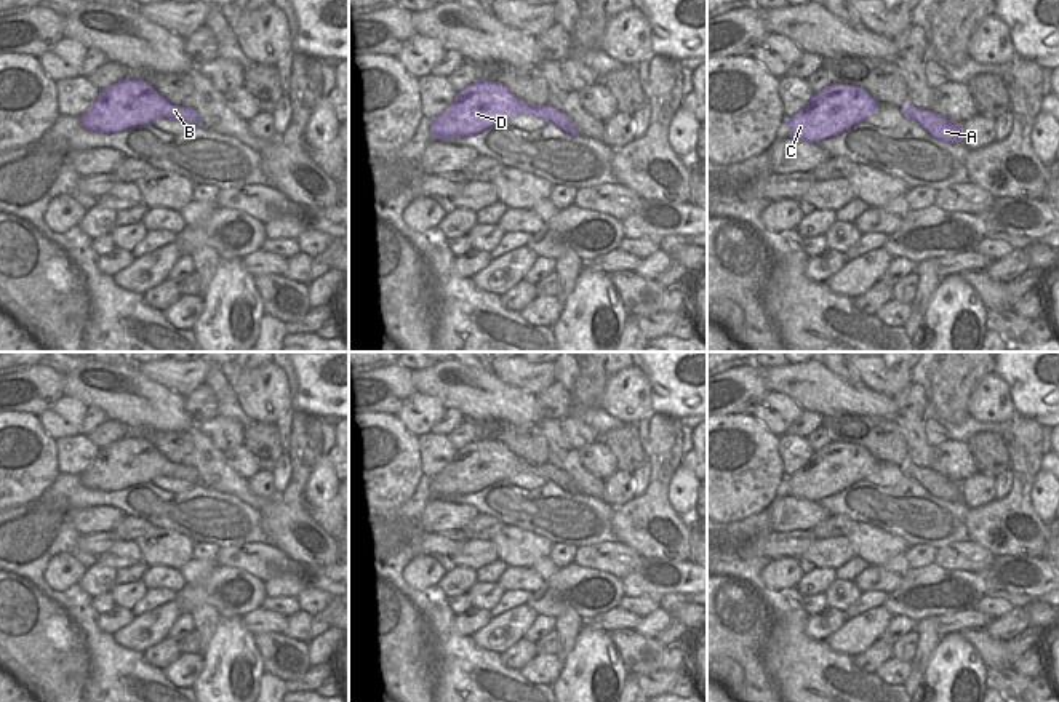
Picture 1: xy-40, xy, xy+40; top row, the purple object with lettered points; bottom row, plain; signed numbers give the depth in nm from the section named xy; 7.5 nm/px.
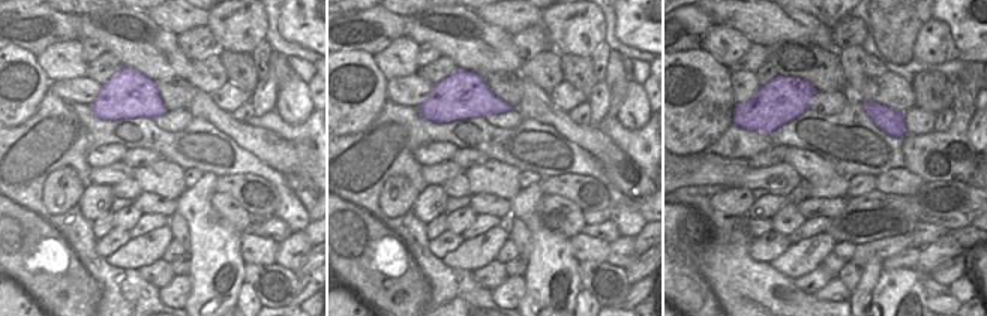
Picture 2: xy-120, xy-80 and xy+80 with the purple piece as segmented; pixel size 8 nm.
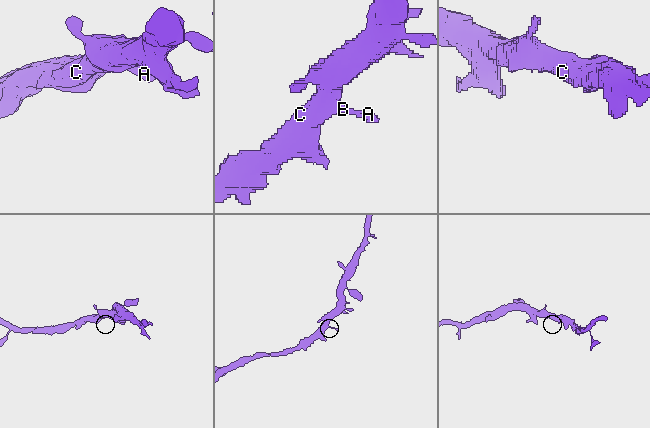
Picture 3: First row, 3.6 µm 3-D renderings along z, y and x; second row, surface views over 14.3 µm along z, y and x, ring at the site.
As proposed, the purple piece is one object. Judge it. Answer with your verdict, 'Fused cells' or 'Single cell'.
Single cell.

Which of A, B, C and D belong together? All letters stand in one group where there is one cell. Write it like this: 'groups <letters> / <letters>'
groups A B C D

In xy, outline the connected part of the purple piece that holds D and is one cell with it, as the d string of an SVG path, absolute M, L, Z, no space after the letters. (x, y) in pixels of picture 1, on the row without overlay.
M477 438L461 448L451 464L432 477L432 491L435 497L443 499L475 494L522 472L531 472L577 494L573 480L553 464L528 464L502 441L486 438Z

